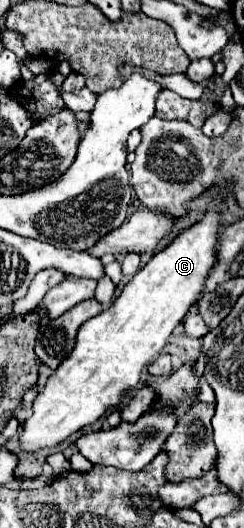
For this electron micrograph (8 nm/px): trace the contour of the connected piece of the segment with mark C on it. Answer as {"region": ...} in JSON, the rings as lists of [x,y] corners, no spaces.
{"region":[[[220,200],[212,202],[212,210],[202,222],[188,228],[168,248],[158,252],[108,308],[80,326],[74,350],[48,376],[44,390],[34,400],[32,416],[22,424],[22,434],[18,436],[22,452],[34,454],[58,446],[70,434],[94,424],[110,408],[118,406],[128,390],[138,386],[142,368],[160,356],[172,330],[202,294],[206,274],[216,258],[220,206]]]}

